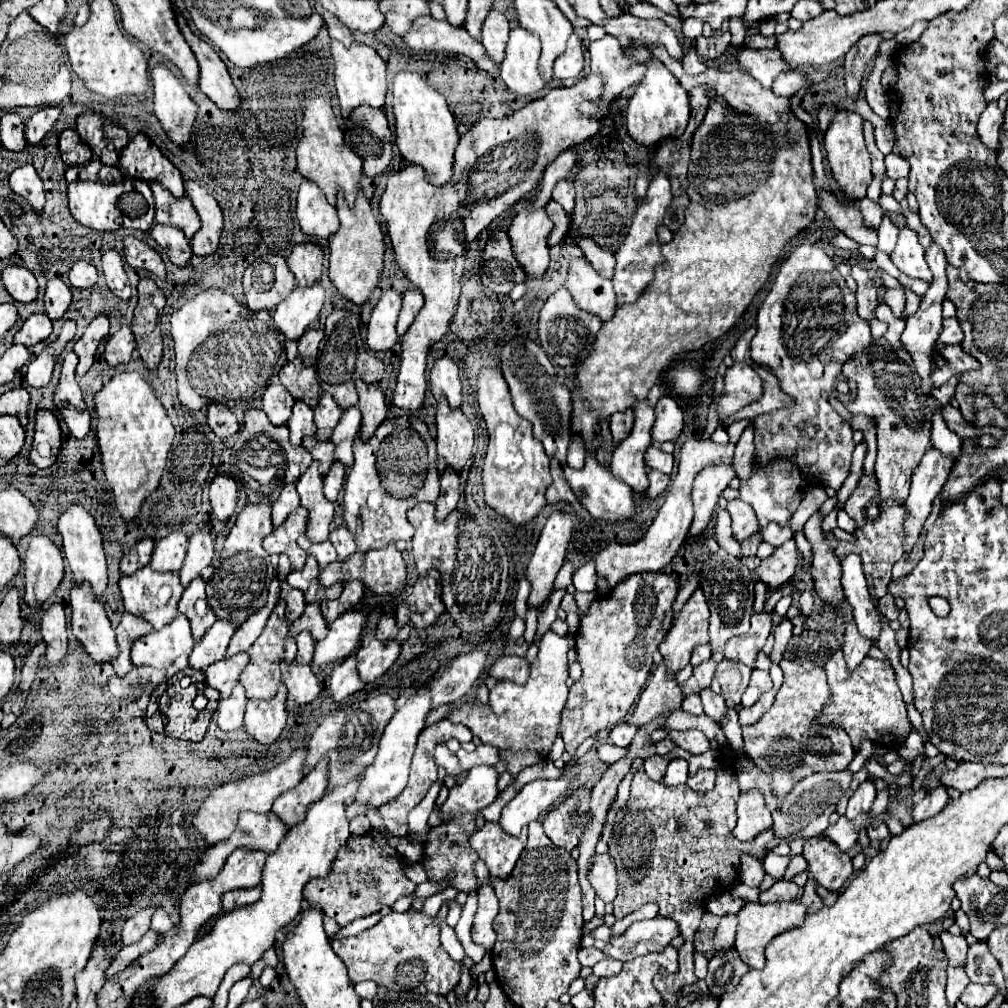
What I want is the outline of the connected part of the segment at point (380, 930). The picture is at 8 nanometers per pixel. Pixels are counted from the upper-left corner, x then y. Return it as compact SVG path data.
M425 900L413 902L413 912L409 914L391 912L383 916L373 928L357 936L331 942L335 954L345 962L353 982L373 980L375 984L397 992L415 990L421 994L433 992L439 996L447 996L459 984L461 964L451 960L451 956L443 950L439 942L437 918L425 916L421 912L423 902Z

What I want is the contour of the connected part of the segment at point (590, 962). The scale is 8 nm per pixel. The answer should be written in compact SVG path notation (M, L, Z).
M581 948L579 950L579 964L581 966L595 966L599 960L603 960L605 958L605 954L601 952L601 950L597 950L597 948Z

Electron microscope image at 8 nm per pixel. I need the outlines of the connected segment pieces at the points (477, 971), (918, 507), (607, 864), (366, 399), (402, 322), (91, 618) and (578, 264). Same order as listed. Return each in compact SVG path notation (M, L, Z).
M487 953L481 962L475 964L475 968L470 968L470 973L472 977L472 981L475 983L478 983L478 975L485 974L487 971L492 969L493 961L492 961L492 955Z
M931 446L929 452L925 452L919 468L913 472L911 492L907 498L909 518L905 522L905 532L907 532L905 552L909 552L917 542L923 522L931 514L931 504L935 496L941 492L943 484L947 482L953 464L955 464L953 456L945 456Z
M593 854L589 860L587 880L593 886L595 894L603 902L613 902L617 896L617 872L613 868L613 860L607 854Z
M357 380L355 384L357 384L357 394L359 394L359 410L363 414L359 434L361 434L361 440L367 442L373 436L373 432L379 428L379 424L385 420L387 404L379 386L369 386L361 380Z
M407 290L403 294L403 308L401 308L401 314L399 314L399 322L397 322L397 332L403 336L407 332L407 328L411 326L411 322L415 320L417 312L421 310L423 306L423 296L421 292L417 290Z
M85 584L71 588L71 630L73 636L85 646L95 664L107 664L117 658L117 642L105 608L99 600L93 600L93 592Z
M573 258L565 280L577 308L597 314L603 322L615 314L615 292L611 280L599 276L585 258Z

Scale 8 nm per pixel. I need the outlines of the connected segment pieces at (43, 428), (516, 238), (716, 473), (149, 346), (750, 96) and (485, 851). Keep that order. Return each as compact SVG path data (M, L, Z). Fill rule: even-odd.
M51 410L37 412L37 426L35 426L35 440L31 448L31 462L39 468L49 468L55 464L61 452L61 428L59 420Z
M543 208L537 210L521 210L511 228L509 228L509 240L513 254L517 256L517 262L521 262L521 268L527 276L543 276L549 266L549 246L547 236L553 228L553 222L545 214Z
M709 466L705 468L705 472L697 476L691 490L695 516L689 528L689 536L699 536L707 528L713 516L713 510L719 502L719 496L727 488L731 478L735 478L733 466Z
M141 278L137 290L139 290L139 304L135 308L131 330L137 340L137 352L145 368L155 370L161 362L161 350L163 350L161 328L157 318L165 306L165 294L151 278Z
M655 50L655 52L651 52L651 58L657 58L657 60L665 62L667 68L677 76L677 80L681 82L681 86L683 86L687 92L691 92L695 86L709 86L711 90L715 90L717 96L721 96L723 100L727 100L733 108L737 106L737 108L743 110L743 112L753 112L753 114L763 116L763 118L767 118L767 120L777 120L777 112L781 114L783 110L785 110L785 112L789 110L789 100L787 100L787 98L779 98L779 96L775 96L771 90L765 90L761 84L757 84L757 80L753 80L749 74L743 74L741 70L725 72L725 70L721 70L721 68L707 68L705 72L691 76L691 74L687 74L687 72L683 70L683 62L671 58L667 52Z
M487 822L471 836L469 844L477 852L477 856L487 864L491 876L507 880L527 844L527 834L509 836L501 832L497 822Z

